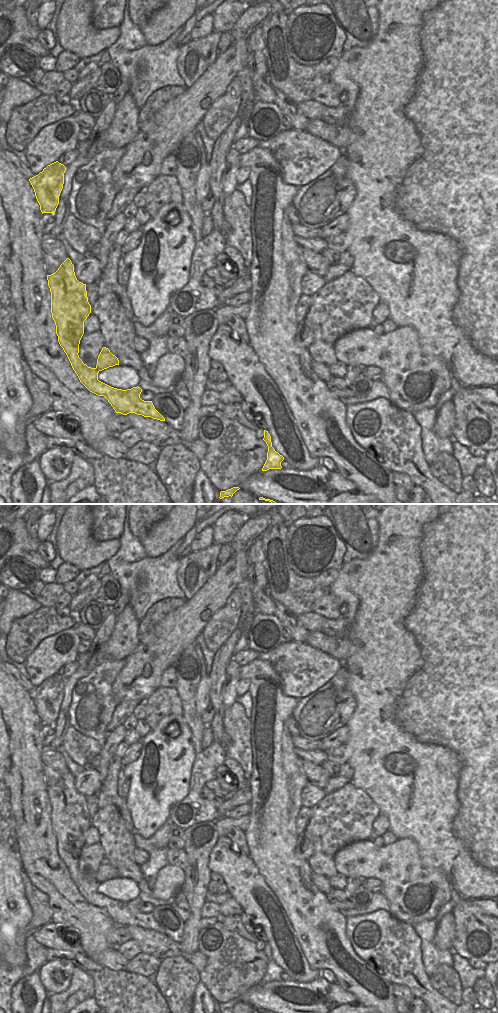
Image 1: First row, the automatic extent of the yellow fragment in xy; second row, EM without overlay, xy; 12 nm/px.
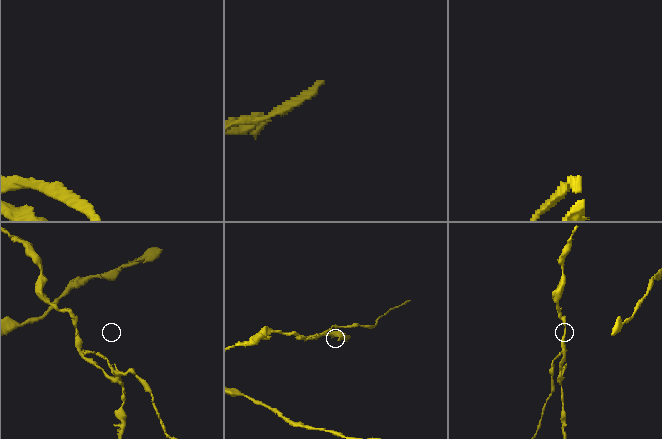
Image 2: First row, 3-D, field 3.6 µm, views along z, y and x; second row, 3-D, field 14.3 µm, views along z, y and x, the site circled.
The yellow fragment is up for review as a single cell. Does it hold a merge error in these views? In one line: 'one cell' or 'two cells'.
two cells

